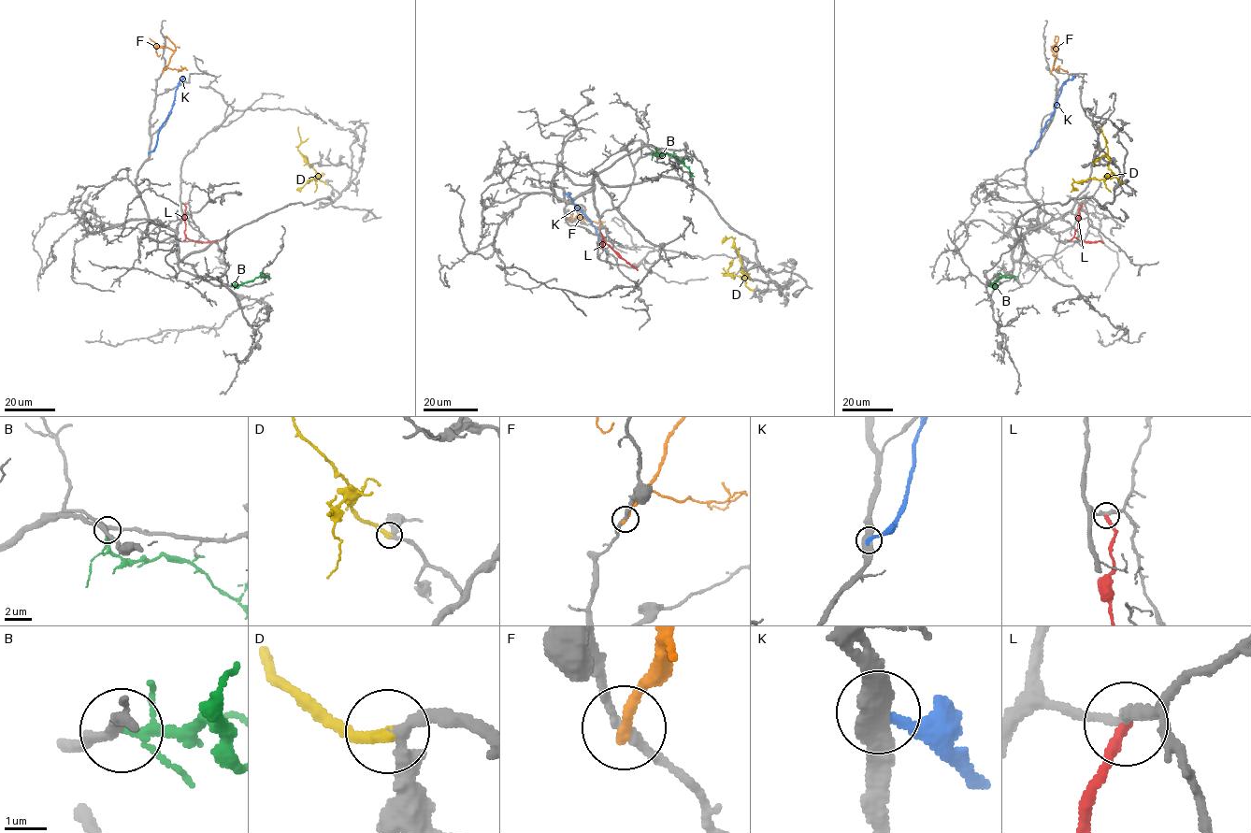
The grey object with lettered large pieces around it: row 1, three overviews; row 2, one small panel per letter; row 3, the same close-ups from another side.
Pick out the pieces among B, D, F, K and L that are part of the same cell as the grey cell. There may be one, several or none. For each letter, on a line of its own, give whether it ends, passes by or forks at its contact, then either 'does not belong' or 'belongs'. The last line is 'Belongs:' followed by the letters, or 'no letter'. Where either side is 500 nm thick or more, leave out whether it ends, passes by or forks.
B: it forks there; does not belong
D: it ends there; belongs
F: it ends there; does not belong
K: it ends there; does not belong
L: it ends there; does not belong
Belongs: D

